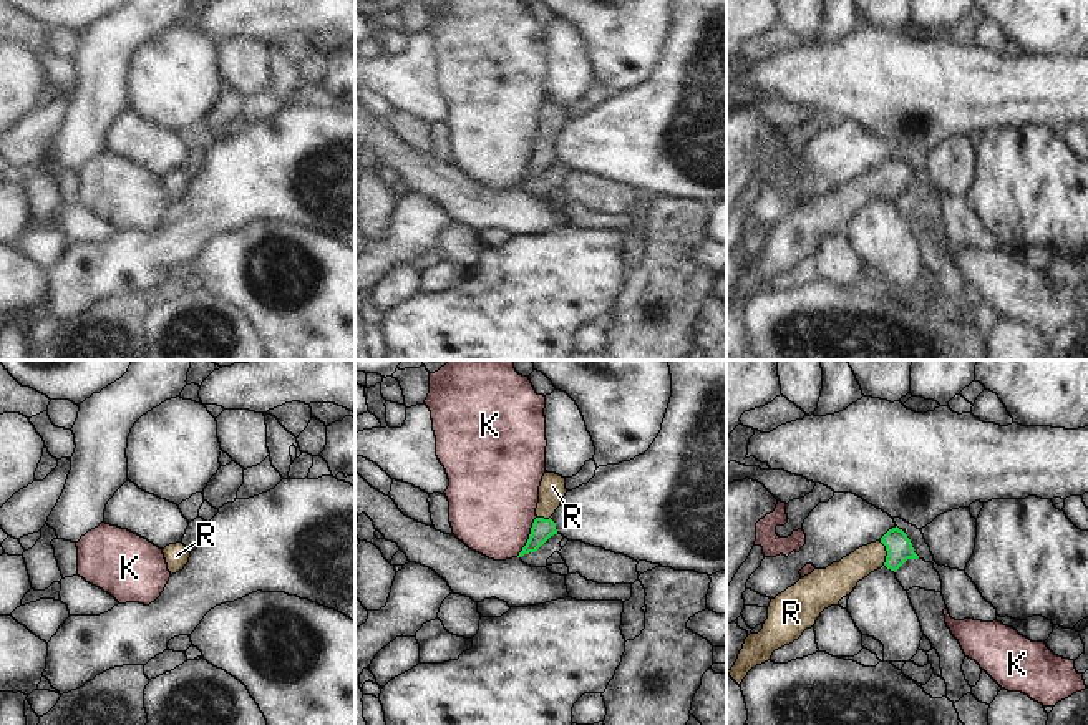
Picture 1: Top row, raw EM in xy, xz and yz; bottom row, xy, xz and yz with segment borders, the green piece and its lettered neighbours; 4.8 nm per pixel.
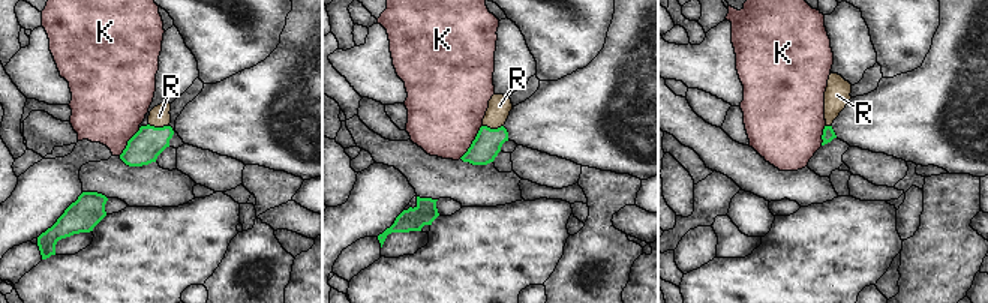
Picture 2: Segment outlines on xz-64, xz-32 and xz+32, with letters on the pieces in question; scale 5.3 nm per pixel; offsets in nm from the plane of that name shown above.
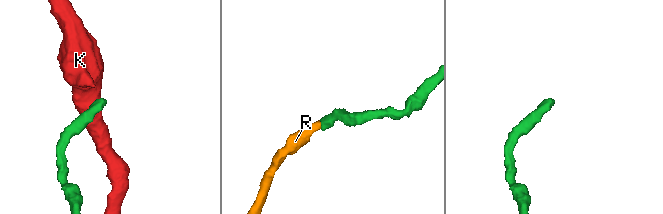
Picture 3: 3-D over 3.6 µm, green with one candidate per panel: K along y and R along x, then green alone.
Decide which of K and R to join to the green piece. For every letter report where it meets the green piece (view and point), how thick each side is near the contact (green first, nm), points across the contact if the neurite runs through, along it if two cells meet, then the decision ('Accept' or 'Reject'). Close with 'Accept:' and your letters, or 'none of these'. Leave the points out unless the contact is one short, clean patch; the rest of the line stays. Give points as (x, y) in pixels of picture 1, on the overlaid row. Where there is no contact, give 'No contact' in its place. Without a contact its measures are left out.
K: Touches green at xz (529, 536). Thickness 100 nm (green) against 420 nm. Boundary: xz (536, 516), (529, 538), (516, 556). Reject
R: Touches green at yz (888, 553). Thickness 130 nm (green) against 150 nm. Path across: yz (899, 548), (888, 553), (864, 559), (843, 576). Accept
Accept: R.

